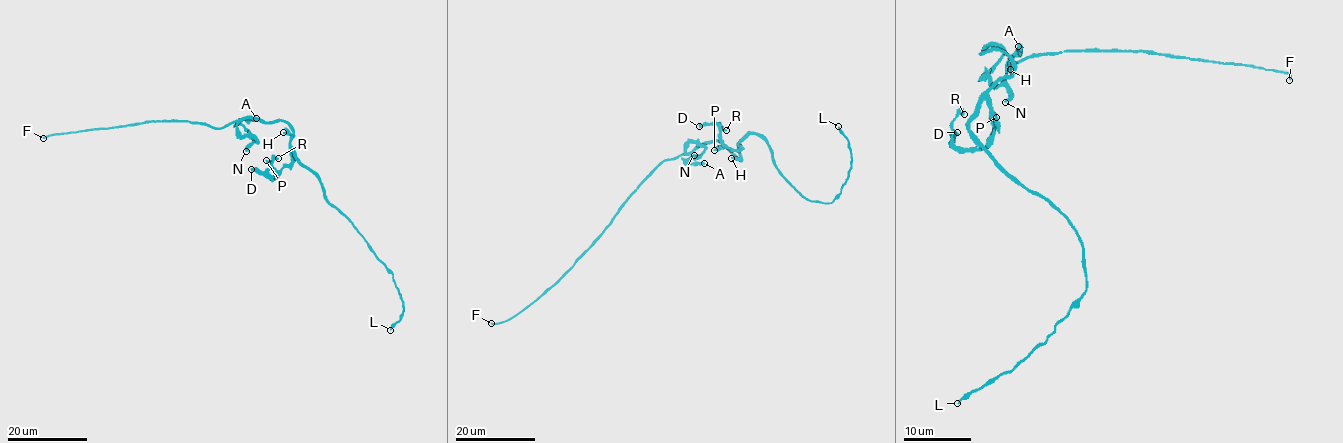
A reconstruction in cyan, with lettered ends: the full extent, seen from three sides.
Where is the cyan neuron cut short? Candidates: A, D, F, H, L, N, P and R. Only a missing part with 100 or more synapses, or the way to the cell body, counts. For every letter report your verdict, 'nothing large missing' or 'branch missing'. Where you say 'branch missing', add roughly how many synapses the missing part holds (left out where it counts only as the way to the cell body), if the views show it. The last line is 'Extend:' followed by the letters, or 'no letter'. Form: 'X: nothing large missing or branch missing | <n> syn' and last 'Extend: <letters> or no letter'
A: nothing large missing
D: nothing large missing
F: branch missing | 160 syn
H: nothing large missing
L: nothing large missing
N: nothing large missing
P: nothing large missing
R: nothing large missing
Extend: F

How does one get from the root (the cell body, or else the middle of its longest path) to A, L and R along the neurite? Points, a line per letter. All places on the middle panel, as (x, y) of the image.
A: (732, 154), (716, 140), (687, 154), (690, 142), (699, 142), (704, 151), (688, 161), (704, 163)
L: (732, 154), (741, 159), (738, 145), (757, 133), (805, 199), (830, 203), (851, 160), (838, 126)
R: (732, 154), (741, 159), (739, 146), (737, 150), (728, 148), (722, 141), (720, 127), (716, 123), (726, 130)

